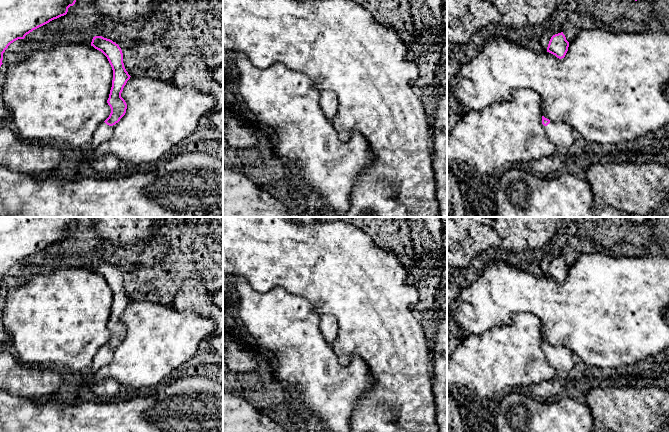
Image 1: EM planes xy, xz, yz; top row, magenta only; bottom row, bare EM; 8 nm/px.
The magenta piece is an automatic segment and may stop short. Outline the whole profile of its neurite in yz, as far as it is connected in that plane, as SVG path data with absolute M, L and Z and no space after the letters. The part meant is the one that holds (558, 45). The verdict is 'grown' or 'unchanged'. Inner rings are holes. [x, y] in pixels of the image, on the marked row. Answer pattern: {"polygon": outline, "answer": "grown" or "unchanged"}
{"polygon": "M561 32L551 37L547 47L547 52L555 55L559 59L562 59L565 57L568 47L569 42L566 40L563 32Z", "answer": "unchanged"}

